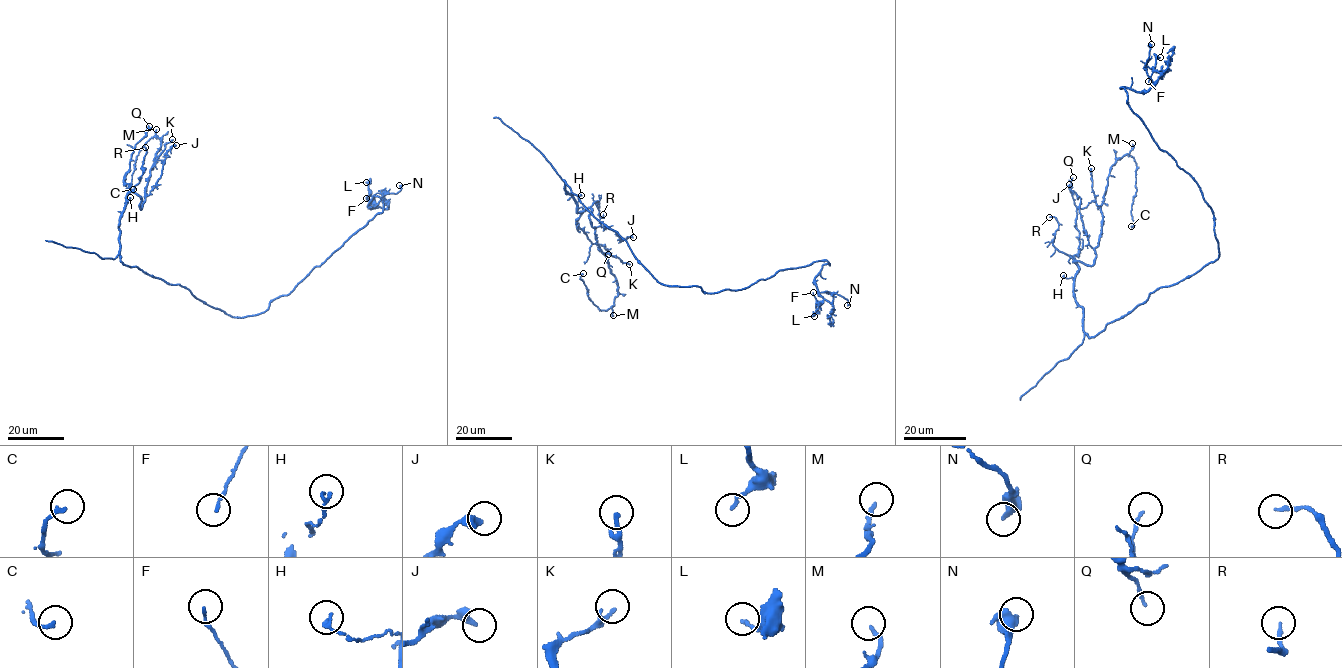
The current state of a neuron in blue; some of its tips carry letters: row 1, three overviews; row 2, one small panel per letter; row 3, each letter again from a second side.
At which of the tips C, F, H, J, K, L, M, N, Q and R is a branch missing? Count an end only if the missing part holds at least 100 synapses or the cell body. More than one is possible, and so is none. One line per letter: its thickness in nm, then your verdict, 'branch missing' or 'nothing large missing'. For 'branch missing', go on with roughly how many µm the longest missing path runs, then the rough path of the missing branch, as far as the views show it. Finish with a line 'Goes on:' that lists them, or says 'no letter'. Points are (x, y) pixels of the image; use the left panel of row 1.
C: 150 nm thick; nothing large missing
F: 110 nm thick; nothing large missing
H: 150 nm thick; nothing large missing
J: 360 nm thick; nothing large missing
K: 120 nm thick; nothing large missing
L: 130 nm thick; nothing large missing
M: 180 nm thick; nothing large missing
N: 320 nm thick; nothing large missing
Q: 130 nm thick; nothing large missing
R: 160 nm thick; nothing large missing
Goes on: no letter

